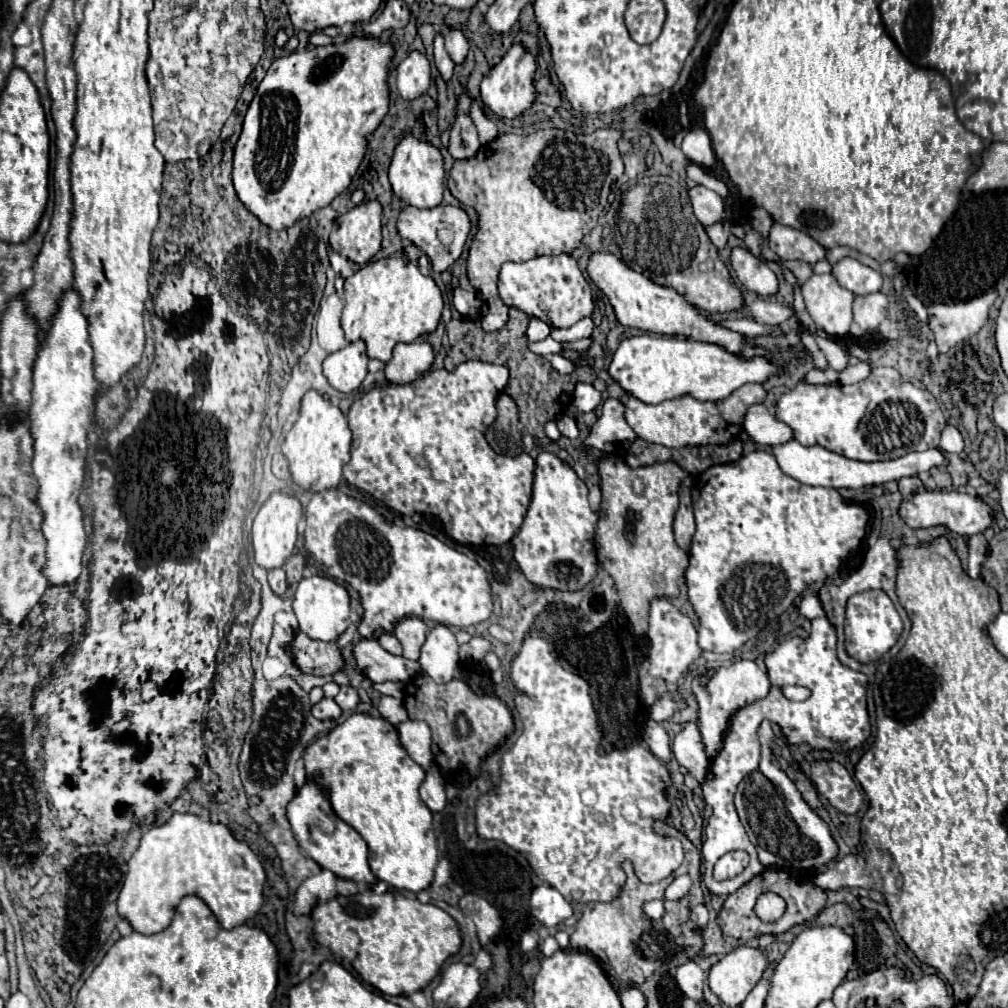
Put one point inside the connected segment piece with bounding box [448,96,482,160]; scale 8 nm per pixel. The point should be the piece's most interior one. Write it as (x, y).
(464, 143)

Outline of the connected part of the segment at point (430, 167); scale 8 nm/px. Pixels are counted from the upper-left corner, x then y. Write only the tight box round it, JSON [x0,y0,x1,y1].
[388,134,444,208]

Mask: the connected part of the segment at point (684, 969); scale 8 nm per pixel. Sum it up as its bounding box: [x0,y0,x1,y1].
[676,960,704,1000]

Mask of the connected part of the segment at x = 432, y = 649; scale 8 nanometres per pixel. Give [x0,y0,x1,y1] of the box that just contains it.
[420,624,458,684]

